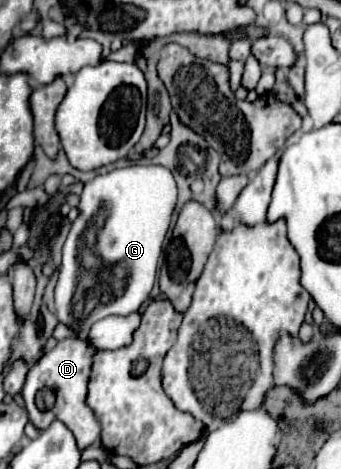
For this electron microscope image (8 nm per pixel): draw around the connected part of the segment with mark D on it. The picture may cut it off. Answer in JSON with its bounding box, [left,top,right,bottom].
[22,337,100,449]

